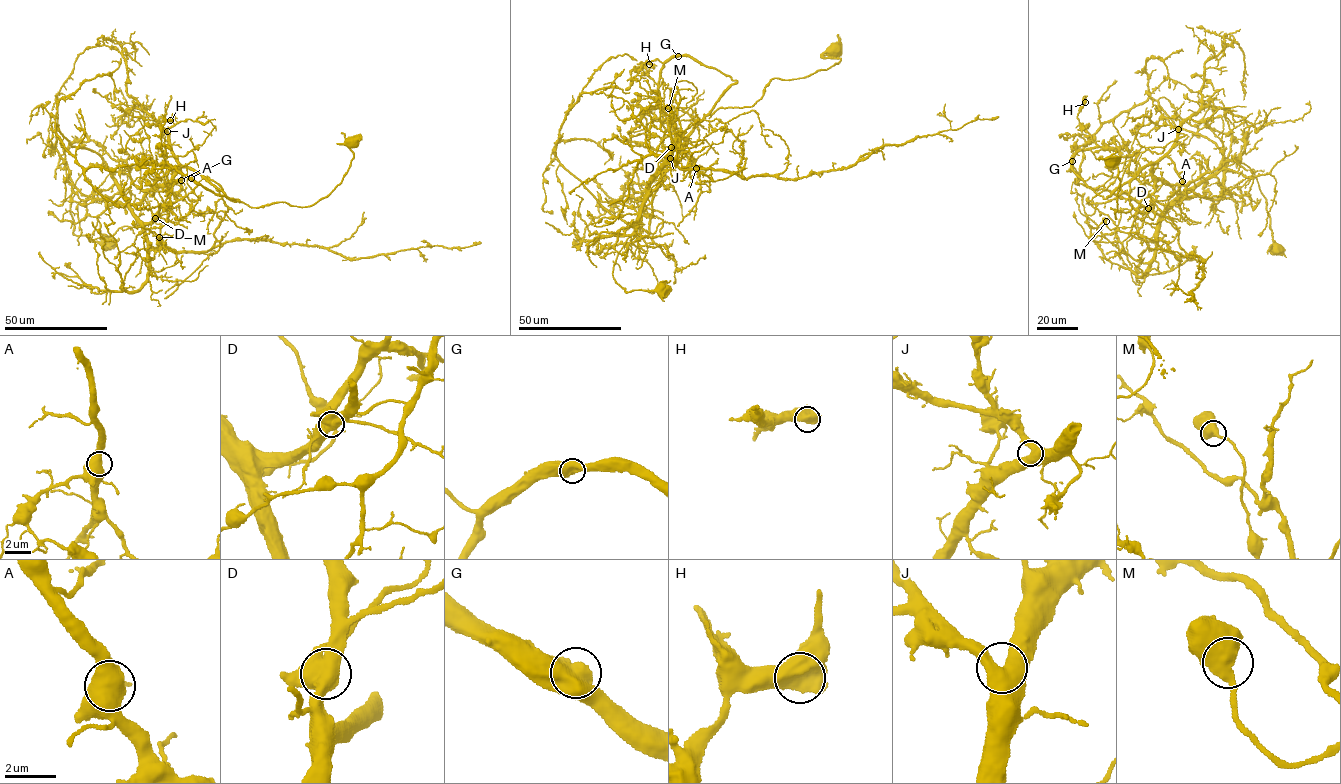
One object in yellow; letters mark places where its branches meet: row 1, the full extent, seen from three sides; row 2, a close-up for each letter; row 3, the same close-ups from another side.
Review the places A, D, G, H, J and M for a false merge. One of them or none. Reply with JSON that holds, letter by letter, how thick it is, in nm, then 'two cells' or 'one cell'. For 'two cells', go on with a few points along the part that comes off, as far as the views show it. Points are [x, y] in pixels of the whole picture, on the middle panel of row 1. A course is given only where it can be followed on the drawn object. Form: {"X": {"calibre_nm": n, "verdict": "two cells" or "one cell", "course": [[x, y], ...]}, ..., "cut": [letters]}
{"A": {"calibre_nm": 650, "verdict": "one cell"}, "D": {"calibre_nm": 700, "verdict": "two cells", "course": [[670, 147], [665, 164], [681, 168], [799, 178], [851, 167], [880, 147], [998, 116]]}, "G": {"calibre_nm": 700, "verdict": "one cell"}, "H": {"calibre_nm": 700, "verdict": "one cell"}, "J": {"calibre_nm": 650, "verdict": "one cell"}, "M": {"calibre_nm": 700, "verdict": "one cell"}, "cut": ["D"]}

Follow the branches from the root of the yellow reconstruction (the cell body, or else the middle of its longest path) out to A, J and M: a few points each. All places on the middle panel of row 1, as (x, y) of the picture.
A: (832, 51), (823, 56), (838, 63), (773, 78), (752, 106), (705, 116), (683, 147), (696, 168)
J: (832, 51), (823, 56), (838, 63), (804, 77), (773, 78), (752, 106), (707, 115), (670, 158)
M: (832, 51), (823, 56), (838, 63), (773, 78), (752, 106), (705, 116), (684, 145), (668, 108)

